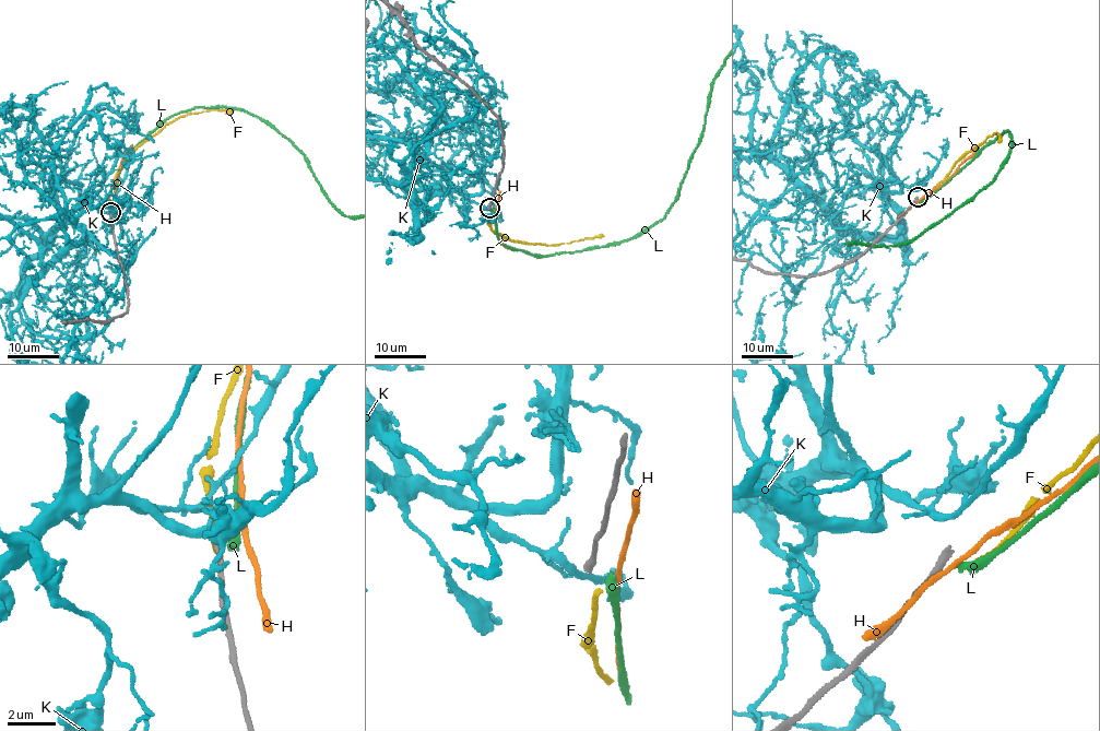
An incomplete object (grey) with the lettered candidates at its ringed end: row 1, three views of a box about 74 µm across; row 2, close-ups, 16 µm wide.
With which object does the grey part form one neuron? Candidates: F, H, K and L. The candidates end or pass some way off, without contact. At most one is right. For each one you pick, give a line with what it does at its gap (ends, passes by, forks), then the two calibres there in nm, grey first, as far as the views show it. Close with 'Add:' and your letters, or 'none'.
Add: none

